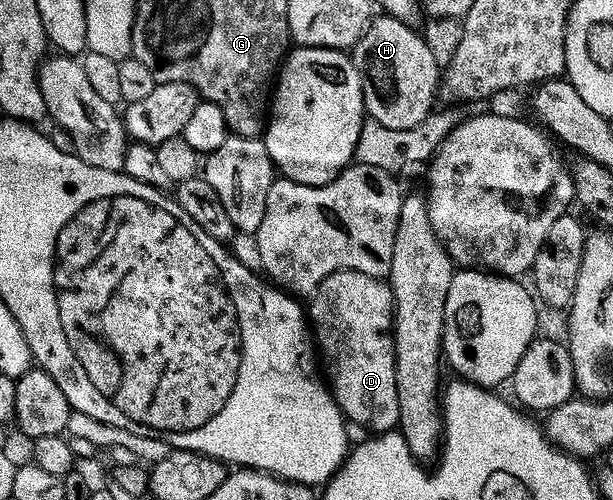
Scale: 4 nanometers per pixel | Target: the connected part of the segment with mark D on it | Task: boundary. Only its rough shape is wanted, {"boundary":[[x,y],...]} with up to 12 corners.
{"boundary":[[333,272],[308,324],[351,425],[398,428],[394,295]]}

